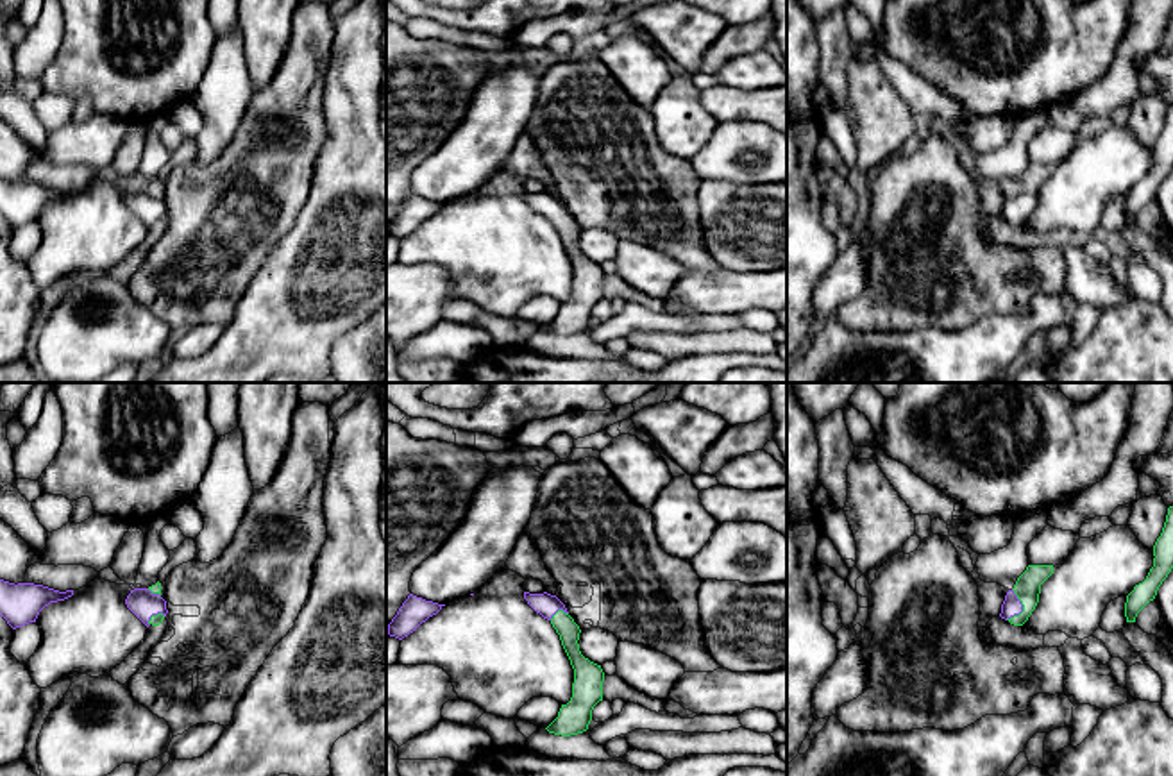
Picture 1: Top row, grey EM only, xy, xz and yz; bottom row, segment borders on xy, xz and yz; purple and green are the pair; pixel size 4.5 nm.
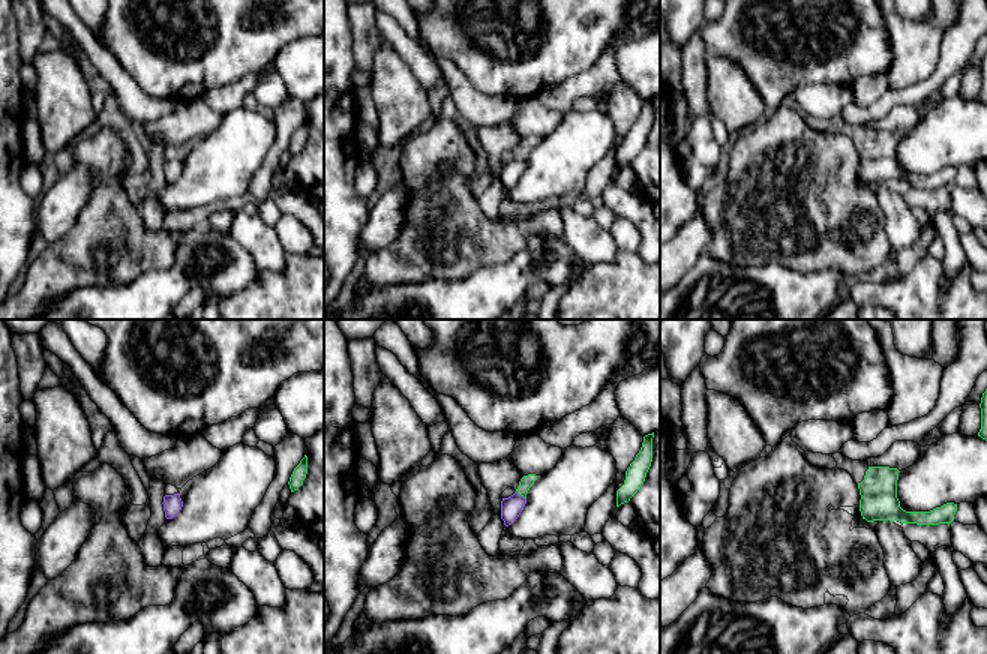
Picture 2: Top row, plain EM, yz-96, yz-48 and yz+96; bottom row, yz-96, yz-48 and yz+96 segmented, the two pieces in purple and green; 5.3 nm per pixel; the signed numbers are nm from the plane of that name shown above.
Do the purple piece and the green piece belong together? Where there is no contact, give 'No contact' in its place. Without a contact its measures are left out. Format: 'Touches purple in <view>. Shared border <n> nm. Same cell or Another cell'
Touches purple in yz. Shared border 150 nm. Same cell

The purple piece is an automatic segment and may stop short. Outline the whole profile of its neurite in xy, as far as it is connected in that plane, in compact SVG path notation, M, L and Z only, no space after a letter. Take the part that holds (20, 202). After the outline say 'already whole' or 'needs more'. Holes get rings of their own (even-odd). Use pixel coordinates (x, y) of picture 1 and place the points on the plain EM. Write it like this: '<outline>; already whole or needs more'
M0 179L0 216L16 229L36 222L39 211L50 202L64 200L73 190L59 191L34 182L9 182Z; already whole

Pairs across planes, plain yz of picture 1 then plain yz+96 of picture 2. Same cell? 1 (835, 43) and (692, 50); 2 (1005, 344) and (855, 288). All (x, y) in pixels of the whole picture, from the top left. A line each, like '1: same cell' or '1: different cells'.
1: same cell
2: different cells

